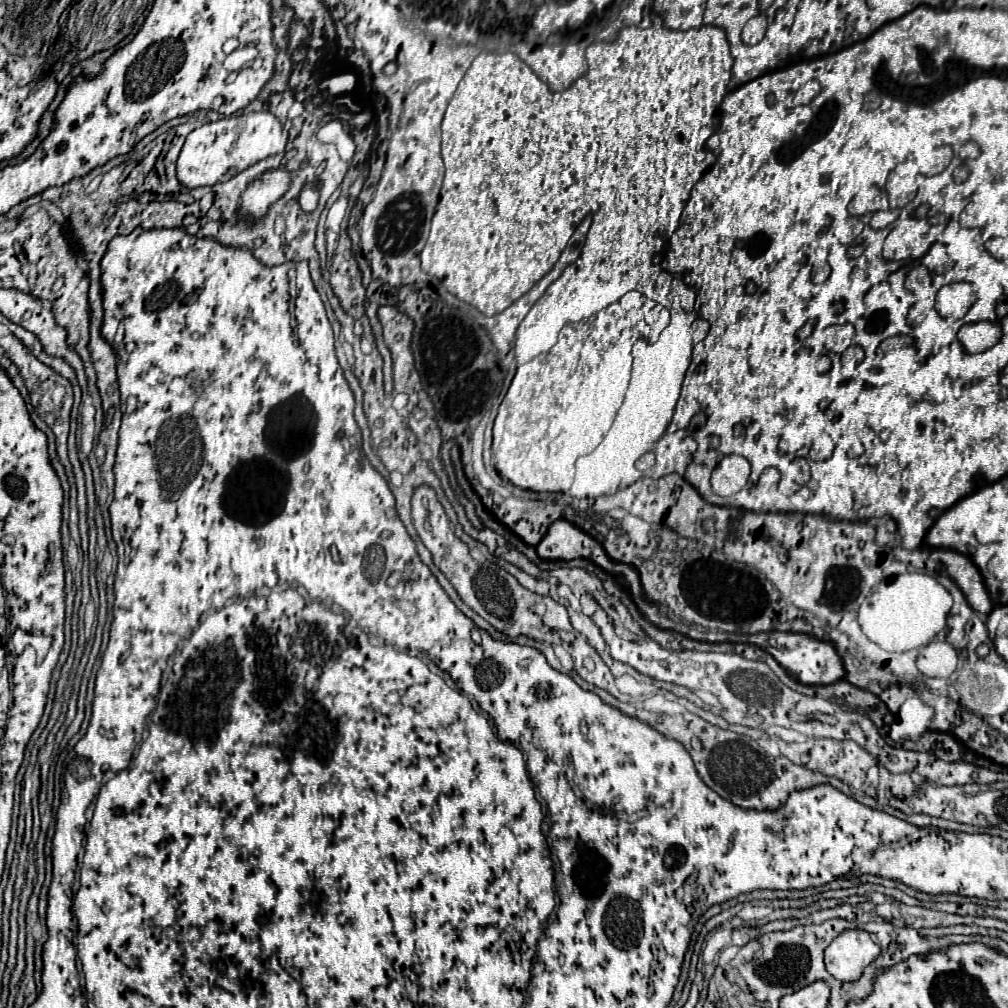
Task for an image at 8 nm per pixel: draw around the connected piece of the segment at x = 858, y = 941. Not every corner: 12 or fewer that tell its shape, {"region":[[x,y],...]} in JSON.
{"region":[[845,930],[827,946],[833,978],[855,982],[879,956],[865,930]]}

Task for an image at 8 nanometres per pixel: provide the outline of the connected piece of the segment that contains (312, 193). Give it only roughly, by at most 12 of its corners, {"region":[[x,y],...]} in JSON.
{"region":[[307,184],[299,196],[305,212],[313,212],[319,202],[315,184]]}

